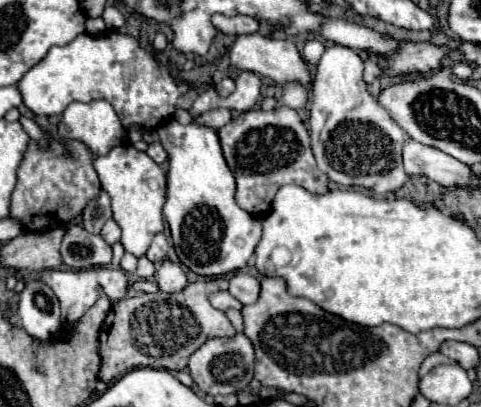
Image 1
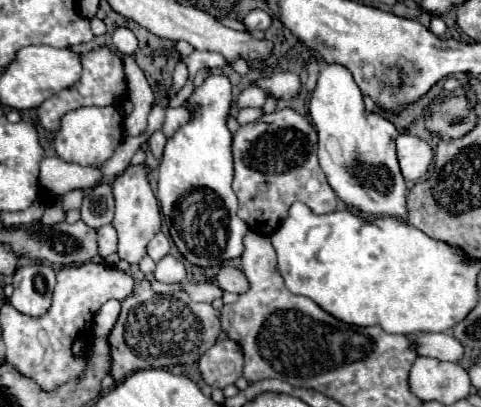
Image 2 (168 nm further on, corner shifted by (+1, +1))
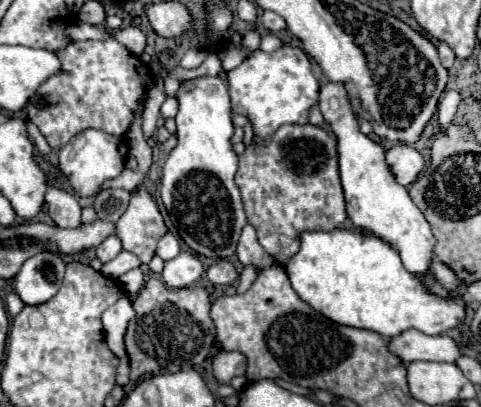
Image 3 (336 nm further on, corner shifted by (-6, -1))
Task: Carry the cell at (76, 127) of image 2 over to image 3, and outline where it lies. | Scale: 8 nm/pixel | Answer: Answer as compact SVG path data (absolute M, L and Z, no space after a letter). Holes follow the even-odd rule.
M84 130L82 134L74 136L64 148L60 148L58 154L58 170L68 178L70 188L76 196L98 196L100 186L116 178L124 170L124 160L128 156L128 146L126 140L108 136L106 132L100 130Z

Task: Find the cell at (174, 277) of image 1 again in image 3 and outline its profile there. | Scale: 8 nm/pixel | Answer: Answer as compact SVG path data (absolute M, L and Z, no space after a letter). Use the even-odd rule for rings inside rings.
M180 252L180 256L166 262L162 280L170 288L186 288L186 286L192 286L194 282L198 282L202 272L204 272L204 266L198 260L198 256L194 256L190 252Z

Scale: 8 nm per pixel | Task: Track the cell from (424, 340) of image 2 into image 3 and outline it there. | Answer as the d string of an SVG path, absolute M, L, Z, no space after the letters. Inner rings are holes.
M414 328L388 340L388 348L402 362L410 364L414 360L434 360L434 362L454 362L460 356L460 346L450 336L428 336Z

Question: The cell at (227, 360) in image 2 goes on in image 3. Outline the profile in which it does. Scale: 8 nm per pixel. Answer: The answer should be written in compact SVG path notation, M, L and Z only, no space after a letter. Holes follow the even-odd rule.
M218 352L212 360L214 376L220 384L228 384L234 376L246 374L246 358L240 352Z

